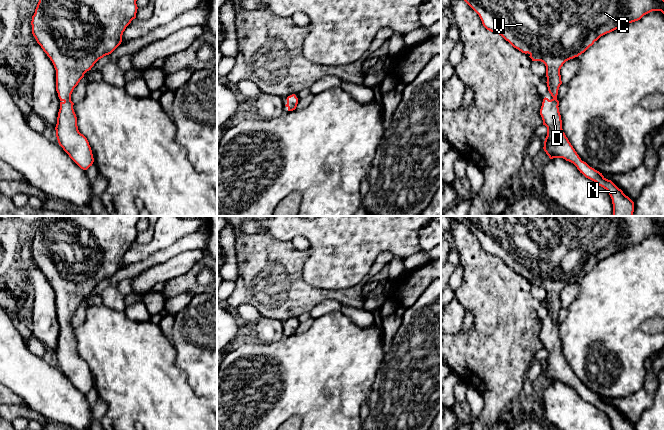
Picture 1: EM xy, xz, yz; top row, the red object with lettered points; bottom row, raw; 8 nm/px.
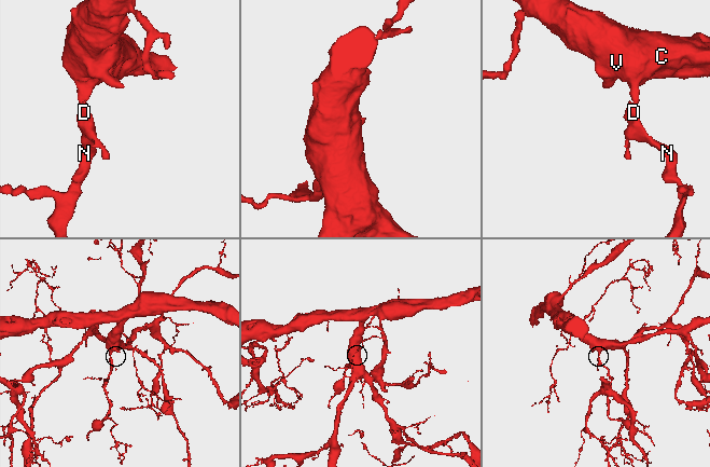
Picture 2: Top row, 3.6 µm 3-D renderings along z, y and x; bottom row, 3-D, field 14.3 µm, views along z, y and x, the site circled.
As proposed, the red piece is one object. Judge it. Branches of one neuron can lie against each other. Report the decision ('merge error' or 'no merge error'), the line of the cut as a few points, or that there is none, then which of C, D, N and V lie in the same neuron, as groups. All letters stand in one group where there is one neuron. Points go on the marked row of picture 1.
no merge error; no cut; C D N V

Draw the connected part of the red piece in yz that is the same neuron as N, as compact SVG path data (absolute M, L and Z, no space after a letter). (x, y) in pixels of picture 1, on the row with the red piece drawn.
M464 0L480 17L483 26L491 31L491 32L496 32L499 35L501 35L506 41L508 41L514 48L518 49L522 53L529 54L530 58L532 61L541 61L545 64L546 66L546 77L547 77L547 87L548 91L553 97L551 100L548 98L544 98L542 102L542 106L540 109L540 115L543 120L543 125L547 127L547 136L544 141L544 151L546 154L549 156L550 159L553 158L563 158L566 161L569 161L573 163L577 169L582 173L586 178L596 182L599 186L603 187L604 189L607 190L609 193L611 199L612 199L612 204L613 204L613 215L612 216L633 216L634 212L634 202L626 196L621 189L619 189L611 180L606 179L602 173L599 171L595 170L594 168L590 167L586 162L582 161L571 143L569 142L568 138L566 137L565 133L563 132L562 129L562 120L561 120L561 115L559 112L559 101L557 100L557 95L558 95L558 90L560 85L562 84L561 81L561 75L560 75L560 69L563 66L563 64L575 57L578 57L582 53L584 53L590 46L594 44L595 41L597 41L601 36L610 33L620 27L623 27L629 23L635 22L640 20L644 15L652 12L652 11L661 11L664 14L664 0Z

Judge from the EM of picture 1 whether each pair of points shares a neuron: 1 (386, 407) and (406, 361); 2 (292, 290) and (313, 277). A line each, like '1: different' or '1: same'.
1: same
2: different

